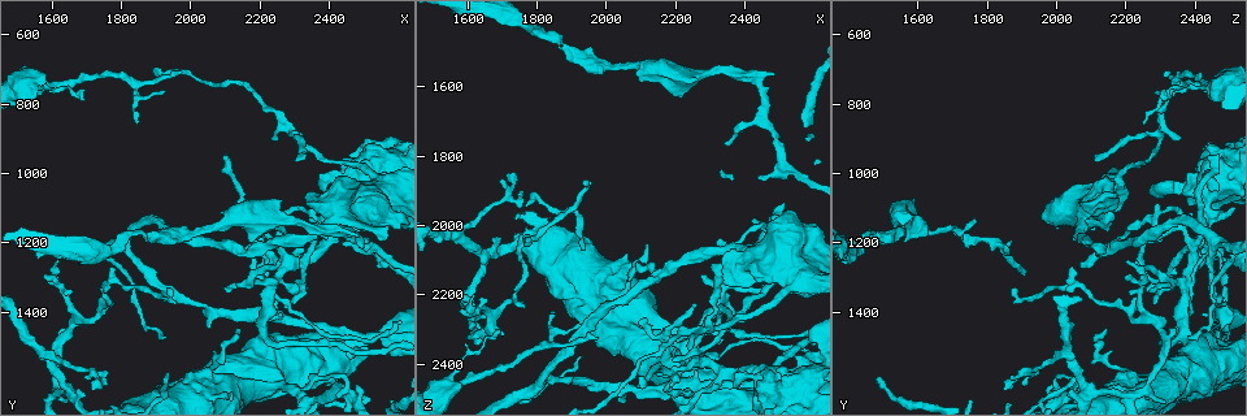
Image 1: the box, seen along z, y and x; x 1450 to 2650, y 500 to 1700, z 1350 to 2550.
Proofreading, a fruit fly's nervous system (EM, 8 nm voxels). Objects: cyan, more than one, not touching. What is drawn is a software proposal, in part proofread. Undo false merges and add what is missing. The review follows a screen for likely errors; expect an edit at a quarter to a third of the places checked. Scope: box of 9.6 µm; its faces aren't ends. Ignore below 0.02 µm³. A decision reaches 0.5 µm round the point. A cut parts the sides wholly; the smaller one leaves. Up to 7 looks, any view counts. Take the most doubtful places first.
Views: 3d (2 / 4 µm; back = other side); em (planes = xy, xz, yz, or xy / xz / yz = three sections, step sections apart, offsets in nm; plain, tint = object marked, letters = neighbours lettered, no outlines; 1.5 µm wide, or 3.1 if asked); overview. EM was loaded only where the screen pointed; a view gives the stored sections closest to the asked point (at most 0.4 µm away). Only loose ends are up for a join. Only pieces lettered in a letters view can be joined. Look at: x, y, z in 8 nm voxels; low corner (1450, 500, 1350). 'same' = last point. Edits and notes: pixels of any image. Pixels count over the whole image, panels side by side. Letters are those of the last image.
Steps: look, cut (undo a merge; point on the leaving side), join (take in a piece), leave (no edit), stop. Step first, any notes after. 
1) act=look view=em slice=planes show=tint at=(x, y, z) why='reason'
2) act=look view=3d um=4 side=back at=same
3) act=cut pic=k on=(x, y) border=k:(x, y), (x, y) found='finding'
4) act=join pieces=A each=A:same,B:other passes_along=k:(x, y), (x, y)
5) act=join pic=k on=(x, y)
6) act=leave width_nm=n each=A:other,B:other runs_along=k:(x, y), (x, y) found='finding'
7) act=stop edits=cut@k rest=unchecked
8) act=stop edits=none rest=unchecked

act=look view=3d um=2 at=(1690, 800, 2310)

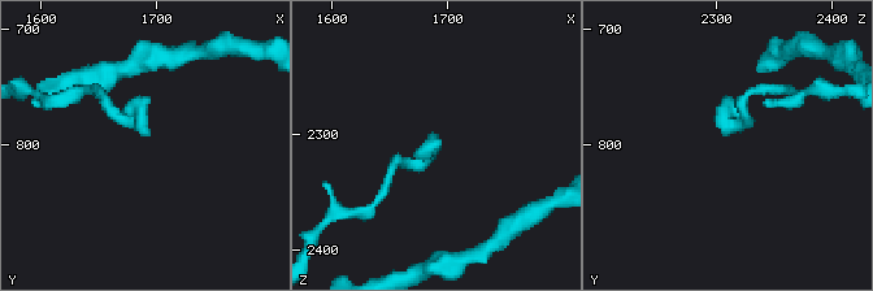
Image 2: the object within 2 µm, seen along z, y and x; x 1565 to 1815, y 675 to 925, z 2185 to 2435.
act=look view=em slice=planes show=letters at=(1692, 788, 2306) why='shape alone is not enough'

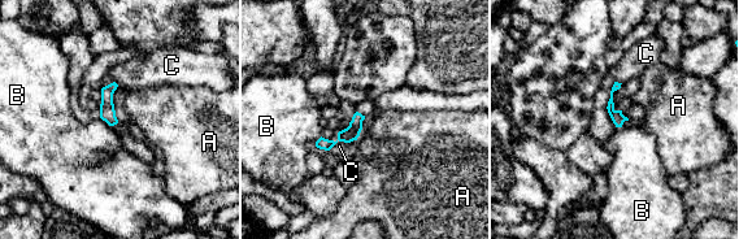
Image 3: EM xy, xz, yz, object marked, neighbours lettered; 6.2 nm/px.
act=leave each=A:other,B:other,C:other runs_along=3:(359, 117), (334, 143), (320, 144) found='none of them fits'

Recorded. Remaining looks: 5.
act=look view=3d um=4 at=(1820, 1190, 2450) why='three arms meet'

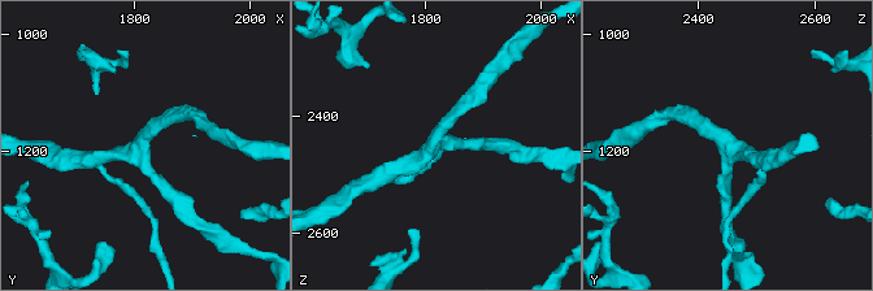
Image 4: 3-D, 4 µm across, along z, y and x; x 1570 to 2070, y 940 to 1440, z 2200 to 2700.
act=look view=em slice=planes show=tint at=(1815, 1200, 2455) arms=3 arm_widths_nm=170,180,200 why='shape alone is not enough'

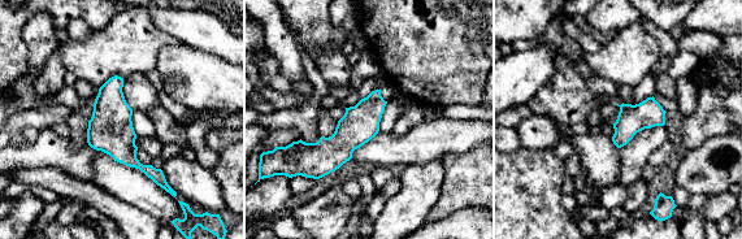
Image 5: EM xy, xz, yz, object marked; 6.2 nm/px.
act=look view=em slice=planes show=letters at=same why='see the neighbours'

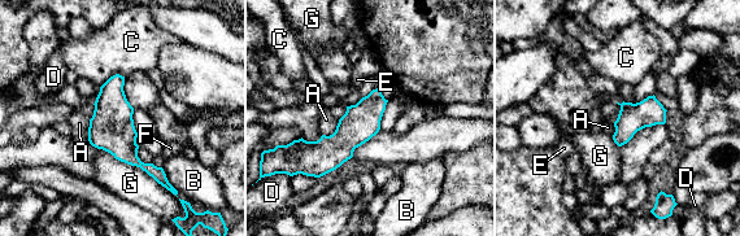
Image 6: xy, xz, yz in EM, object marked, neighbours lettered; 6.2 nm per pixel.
act=leave longest_contact=G:550nm each=A:other,B:other,C:other,D:other,E:other,F:other,G:other border=6:(98, 148), (139, 166), (172, 192) found='all the same neuron'

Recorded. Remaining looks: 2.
act=look view=3d um=4 at=(2060, 1150, 1540) why='calibre changes'

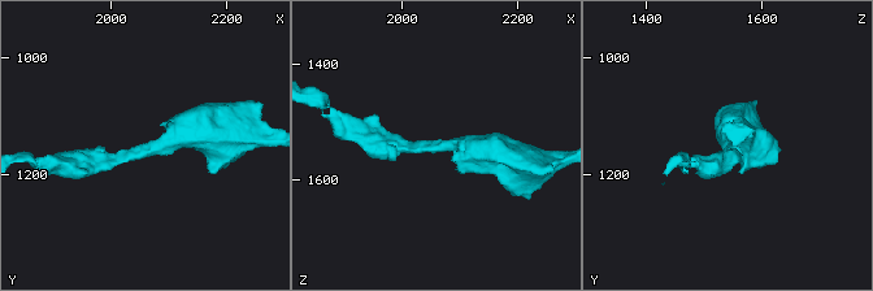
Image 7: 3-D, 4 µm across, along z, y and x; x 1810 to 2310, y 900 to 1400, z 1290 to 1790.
act=look view=em slice=planes show=letters at=(2055, 1155, 1550) arm_widths_nm=220,480 why='now the EM'

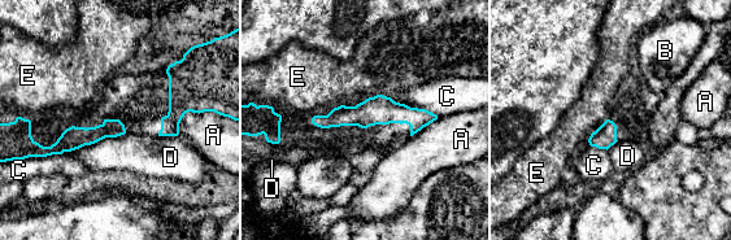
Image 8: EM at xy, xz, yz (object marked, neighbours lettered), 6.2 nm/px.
act=leave each=A:other,B:other,C:other,D:other,E:other border=8:(126, 132), (105, 136), (61, 153) found='one neuron here'

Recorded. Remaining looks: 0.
act=stop edits=none rest=unchecked

